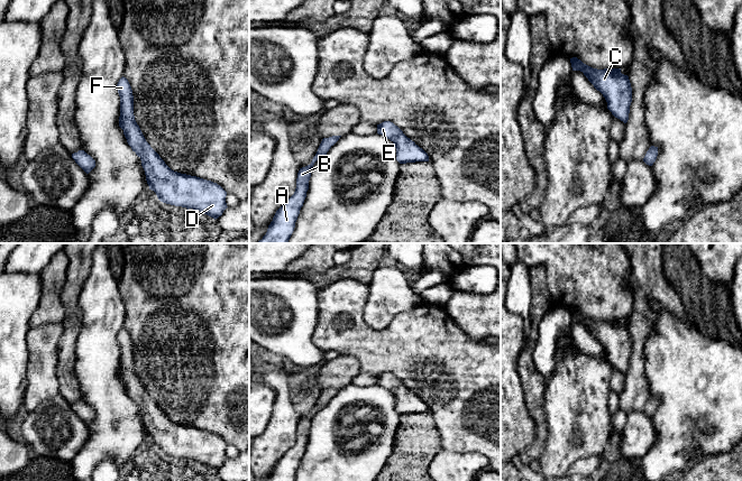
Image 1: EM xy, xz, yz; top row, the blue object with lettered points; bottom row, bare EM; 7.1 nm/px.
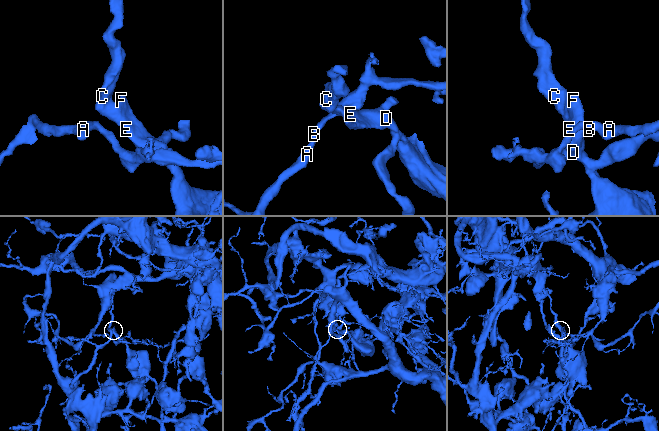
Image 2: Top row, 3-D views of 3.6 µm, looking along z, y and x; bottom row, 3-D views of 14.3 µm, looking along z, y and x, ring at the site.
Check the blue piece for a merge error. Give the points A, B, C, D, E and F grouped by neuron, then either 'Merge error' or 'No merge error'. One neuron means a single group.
Groups: A B / C D E F. Merge error

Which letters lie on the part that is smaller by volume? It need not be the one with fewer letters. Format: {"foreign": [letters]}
{"foreign": ["A", "B"]}

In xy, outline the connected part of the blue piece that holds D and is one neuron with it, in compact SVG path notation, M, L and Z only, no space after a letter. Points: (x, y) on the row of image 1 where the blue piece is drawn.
M122 76L119 80L117 90L120 96L119 127L123 130L128 145L141 160L149 189L154 191L158 200L163 203L186 207L187 210L198 210L214 220L221 216L223 211L228 207L226 203L227 192L220 185L211 181L172 170L146 141L135 120L132 90L126 77Z

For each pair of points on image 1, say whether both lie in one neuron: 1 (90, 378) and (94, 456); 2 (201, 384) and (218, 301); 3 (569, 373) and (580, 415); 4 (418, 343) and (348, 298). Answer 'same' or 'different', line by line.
1: same
2: same
3: same
4: same

